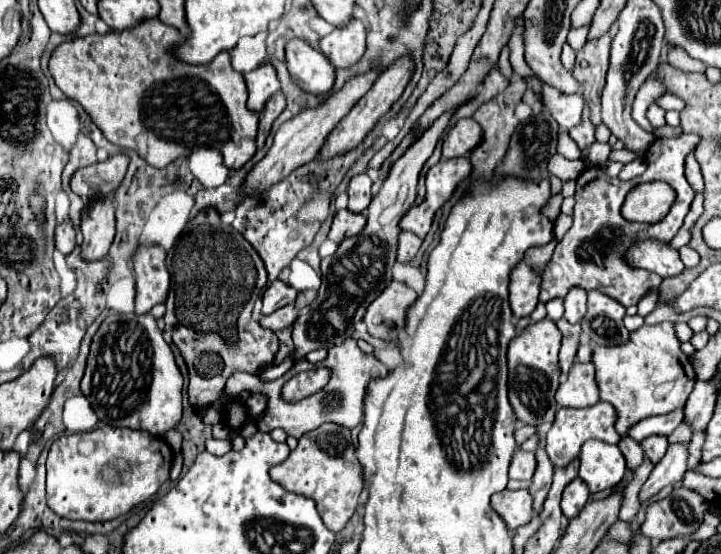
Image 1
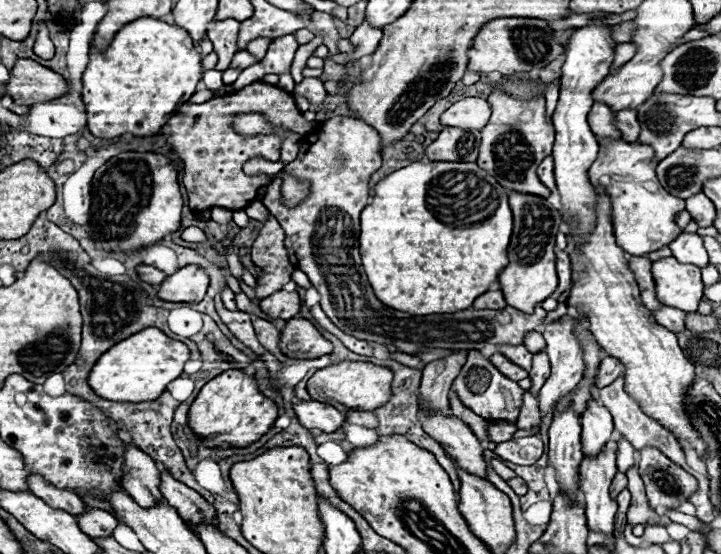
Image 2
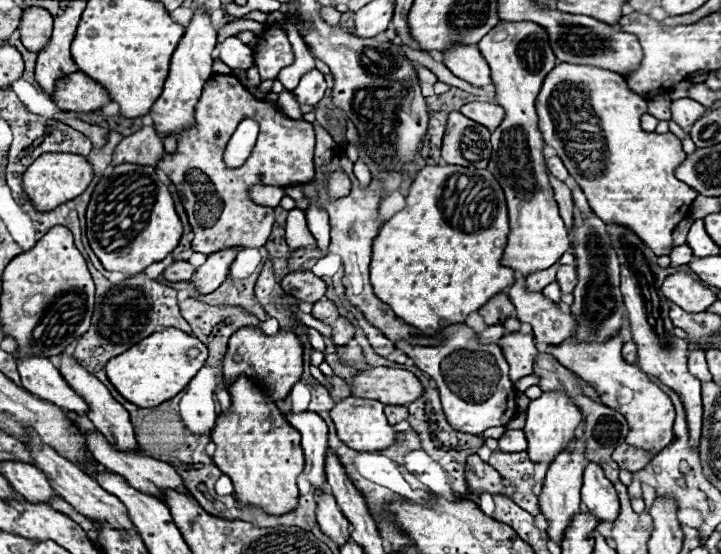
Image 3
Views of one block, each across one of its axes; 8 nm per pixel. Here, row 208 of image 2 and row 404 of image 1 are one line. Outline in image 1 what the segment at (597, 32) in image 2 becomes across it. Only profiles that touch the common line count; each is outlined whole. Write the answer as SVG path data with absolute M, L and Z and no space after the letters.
M574 362L566 382L562 382L556 392L556 402L566 408L588 408L598 400L600 396L594 380L594 364Z

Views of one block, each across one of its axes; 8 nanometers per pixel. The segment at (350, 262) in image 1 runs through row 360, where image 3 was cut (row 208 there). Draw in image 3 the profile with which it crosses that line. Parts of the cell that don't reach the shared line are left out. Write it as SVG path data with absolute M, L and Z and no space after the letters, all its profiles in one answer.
M298 208L290 210L288 218L286 218L286 244L292 250L302 248L302 246L316 246L316 240L312 238L312 234L306 226L306 216Z

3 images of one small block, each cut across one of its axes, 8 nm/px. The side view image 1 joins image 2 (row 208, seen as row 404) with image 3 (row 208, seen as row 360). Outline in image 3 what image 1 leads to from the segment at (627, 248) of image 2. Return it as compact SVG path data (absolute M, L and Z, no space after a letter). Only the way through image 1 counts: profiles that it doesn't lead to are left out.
M562 62L546 76L536 98L536 112L544 142L558 152L570 176L584 190L596 216L606 224L618 222L618 226L630 226L646 246L652 246L656 256L668 256L674 248L672 230L690 214L690 206L698 194L674 176L674 170L686 158L680 140L672 132L656 134L642 130L640 116L646 114L646 100L628 90L626 78L596 66Z

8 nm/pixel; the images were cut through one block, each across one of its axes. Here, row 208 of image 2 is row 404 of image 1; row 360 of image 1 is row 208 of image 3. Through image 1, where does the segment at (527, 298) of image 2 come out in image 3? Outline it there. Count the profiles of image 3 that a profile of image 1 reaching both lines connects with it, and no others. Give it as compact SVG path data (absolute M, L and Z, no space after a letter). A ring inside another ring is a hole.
M502 22L478 42L478 50L490 64L496 104L506 110L502 124L492 132L492 156L488 162L488 170L504 188L510 216L510 236L502 264L522 276L530 276L550 268L570 248L568 230L558 214L554 192L544 172L544 140L538 132L538 116L534 110L542 82L556 66L556 56L546 30L534 22ZM494 34L504 34L504 40L494 40Z

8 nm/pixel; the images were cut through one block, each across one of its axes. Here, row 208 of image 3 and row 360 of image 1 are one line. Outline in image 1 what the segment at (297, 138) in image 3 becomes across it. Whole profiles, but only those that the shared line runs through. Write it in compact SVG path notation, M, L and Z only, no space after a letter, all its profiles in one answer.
M214 208L198 212L168 252L170 292L164 324L172 330L172 342L182 352L190 386L188 396L194 410L210 406L234 372L258 375L274 362L278 338L272 330L252 322L252 308L268 282L262 258L232 226L222 224Z

